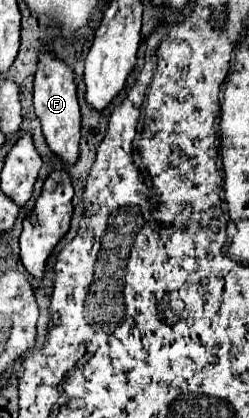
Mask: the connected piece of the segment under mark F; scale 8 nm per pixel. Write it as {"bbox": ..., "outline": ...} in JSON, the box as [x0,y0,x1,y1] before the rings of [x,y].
{"bbox":[33,53,81,165],"outline":[[[43,53],[39,57],[37,73],[35,73],[35,95],[33,95],[35,115],[41,121],[45,141],[49,149],[65,163],[75,165],[79,157],[79,129],[81,129],[81,113],[77,103],[77,87],[73,83],[73,71],[51,53]]]}

